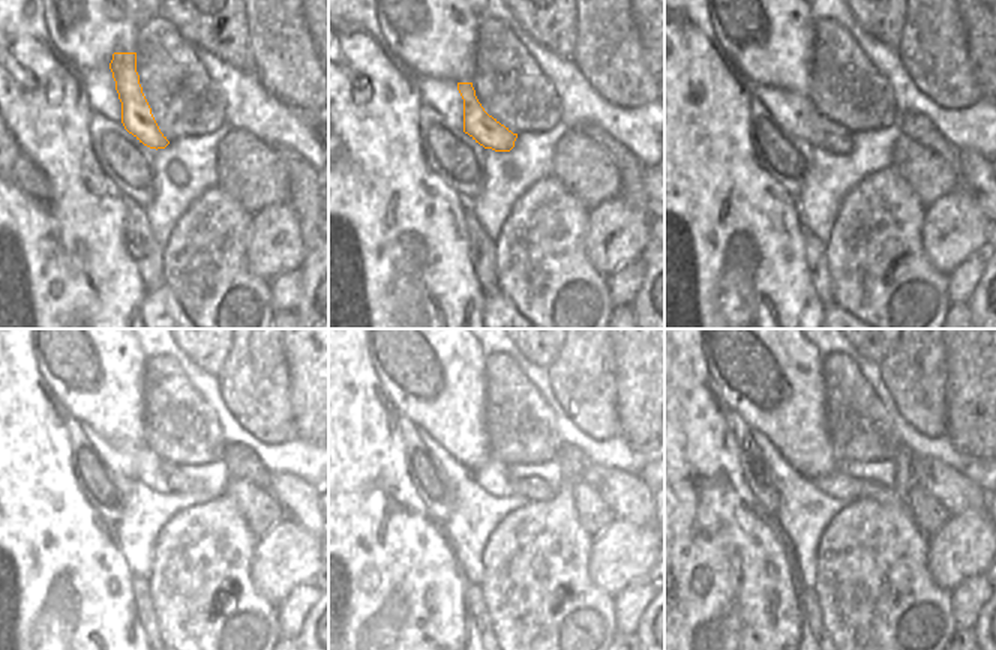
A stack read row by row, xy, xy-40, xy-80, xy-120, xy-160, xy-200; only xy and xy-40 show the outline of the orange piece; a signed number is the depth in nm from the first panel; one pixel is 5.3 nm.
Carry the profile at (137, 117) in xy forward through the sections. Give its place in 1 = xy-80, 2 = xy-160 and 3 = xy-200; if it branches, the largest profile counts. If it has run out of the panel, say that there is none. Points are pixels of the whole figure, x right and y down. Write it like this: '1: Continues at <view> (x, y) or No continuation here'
1: Continues at xy-80 (834, 138)
2: Continues at xy-160 (534, 488)
3: Continues at xy-200 (875, 491).

